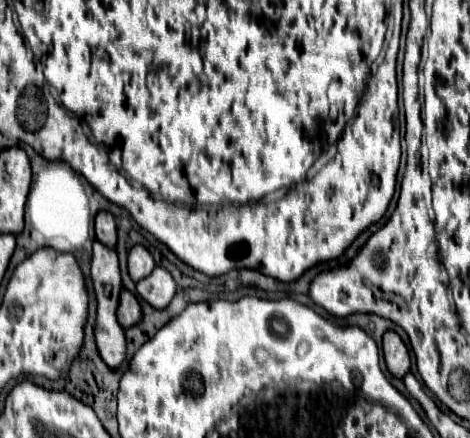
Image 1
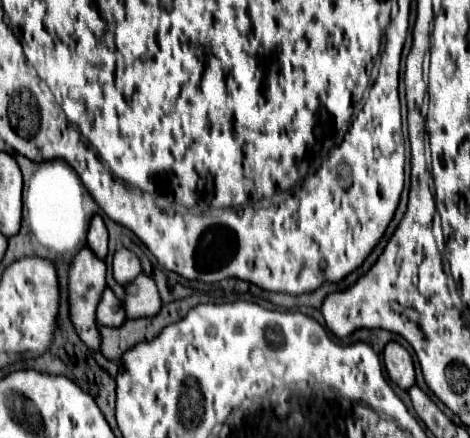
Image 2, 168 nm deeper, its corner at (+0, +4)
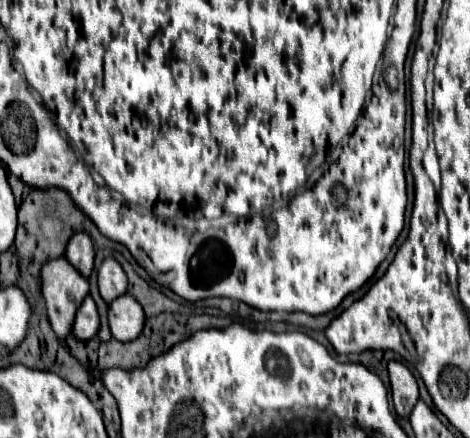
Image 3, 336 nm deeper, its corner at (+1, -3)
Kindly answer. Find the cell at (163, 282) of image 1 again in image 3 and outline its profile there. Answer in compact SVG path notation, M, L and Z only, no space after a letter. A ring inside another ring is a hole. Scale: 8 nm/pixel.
M123 294L109 304L109 328L115 340L119 342L135 340L143 330L143 322L145 322L143 308L133 296Z

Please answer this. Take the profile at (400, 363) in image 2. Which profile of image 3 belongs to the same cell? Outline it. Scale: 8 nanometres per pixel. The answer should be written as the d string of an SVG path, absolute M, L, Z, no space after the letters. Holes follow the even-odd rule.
M389 362L389 378L391 378L391 392L393 392L393 404L395 412L401 418L409 418L415 402L419 400L419 388L413 374L401 364L401 362ZM401 400L407 400L403 406Z

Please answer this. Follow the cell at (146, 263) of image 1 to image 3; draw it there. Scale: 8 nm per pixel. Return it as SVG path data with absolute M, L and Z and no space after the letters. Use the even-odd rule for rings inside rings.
M113 258L103 260L103 264L99 266L99 272L97 272L97 286L99 286L101 298L107 304L127 292L127 276L117 260L113 260Z

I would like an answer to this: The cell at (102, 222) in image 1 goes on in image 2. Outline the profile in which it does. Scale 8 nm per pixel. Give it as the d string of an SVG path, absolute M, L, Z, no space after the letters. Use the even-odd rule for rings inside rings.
M94 215L88 229L88 247L104 259L108 255L108 229L104 225L104 219L100 215Z

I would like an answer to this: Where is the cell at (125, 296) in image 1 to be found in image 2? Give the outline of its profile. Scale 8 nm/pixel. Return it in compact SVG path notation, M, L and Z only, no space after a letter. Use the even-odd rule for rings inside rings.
M106 287L106 291L102 293L102 301L98 305L96 319L104 327L120 327L126 321L124 305L118 301L118 297L114 295L114 291L110 287Z

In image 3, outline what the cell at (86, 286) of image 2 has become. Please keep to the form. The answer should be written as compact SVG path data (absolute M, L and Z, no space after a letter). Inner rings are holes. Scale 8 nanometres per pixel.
M65 258L49 260L41 268L41 294L53 332L59 338L67 338L75 312L89 294L87 278L79 276Z

